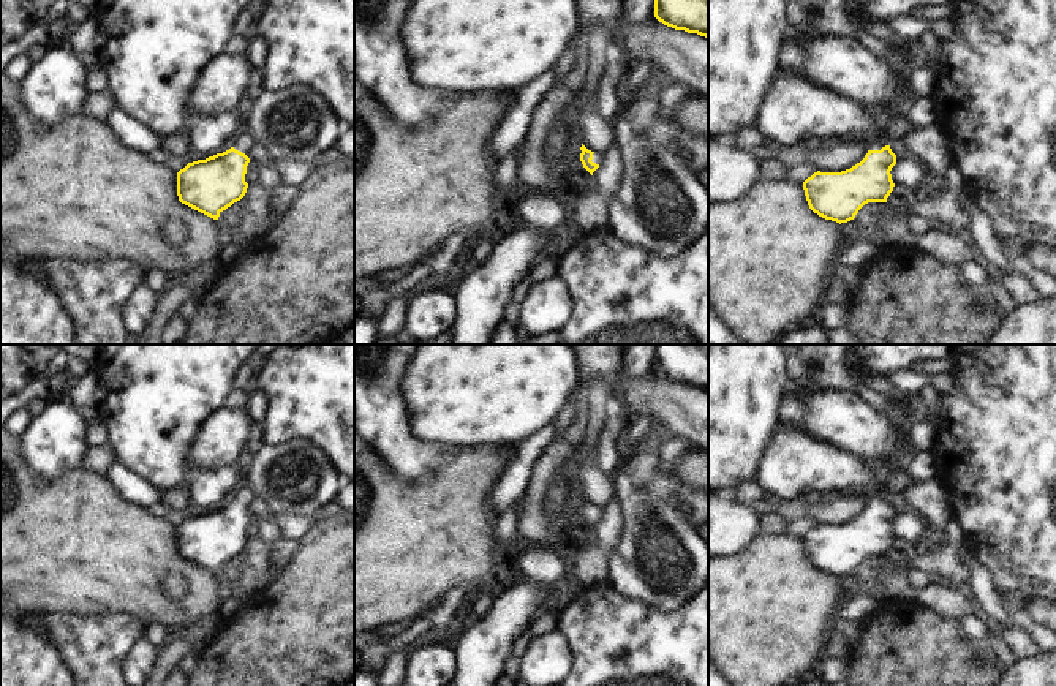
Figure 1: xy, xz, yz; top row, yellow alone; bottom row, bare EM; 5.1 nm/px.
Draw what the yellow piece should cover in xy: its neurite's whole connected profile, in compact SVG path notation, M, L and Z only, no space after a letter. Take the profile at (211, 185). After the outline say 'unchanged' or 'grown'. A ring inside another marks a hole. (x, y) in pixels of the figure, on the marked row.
M245 131L232 147L206 160L188 163L177 172L179 201L213 220L240 201L248 188L245 182L250 158L245 155L253 139Z; grown

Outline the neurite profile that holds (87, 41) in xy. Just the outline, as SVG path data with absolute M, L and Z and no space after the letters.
M87 17L70 36L68 44L82 65L101 63L106 36L95 17Z

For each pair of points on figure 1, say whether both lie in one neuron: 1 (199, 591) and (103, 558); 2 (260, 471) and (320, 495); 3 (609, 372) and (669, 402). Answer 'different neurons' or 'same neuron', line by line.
1: same neuron
2: same neuron
3: same neuron

